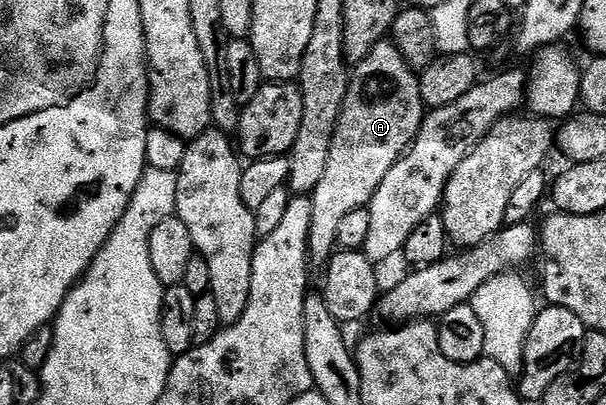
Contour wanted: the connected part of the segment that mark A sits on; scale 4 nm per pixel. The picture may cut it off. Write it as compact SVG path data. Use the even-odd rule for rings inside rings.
M387 39L376 43L372 51L359 65L353 66L352 76L346 86L346 98L338 116L338 126L332 139L332 151L328 155L328 167L316 183L310 197L312 203L312 223L308 227L306 251L311 262L318 267L325 266L334 256L338 240L336 234L340 232L341 221L357 209L365 209L370 204L372 195L376 195L376 187L384 183L384 175L392 171L392 167L402 157L414 142L414 136L422 129L424 106L420 95L419 74L408 67L408 63L394 42Z

